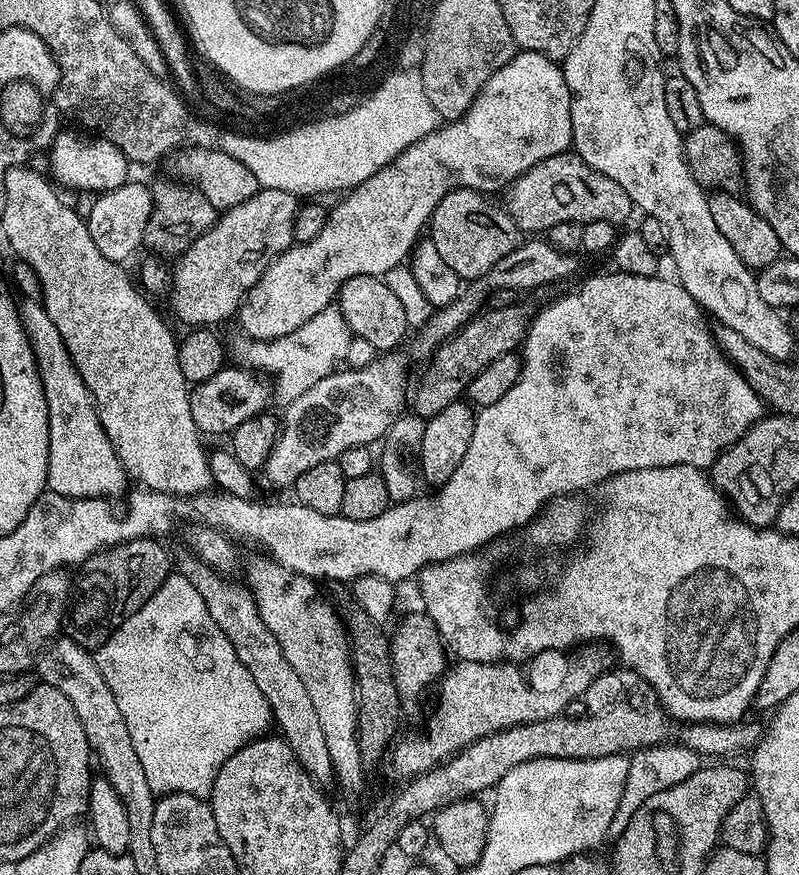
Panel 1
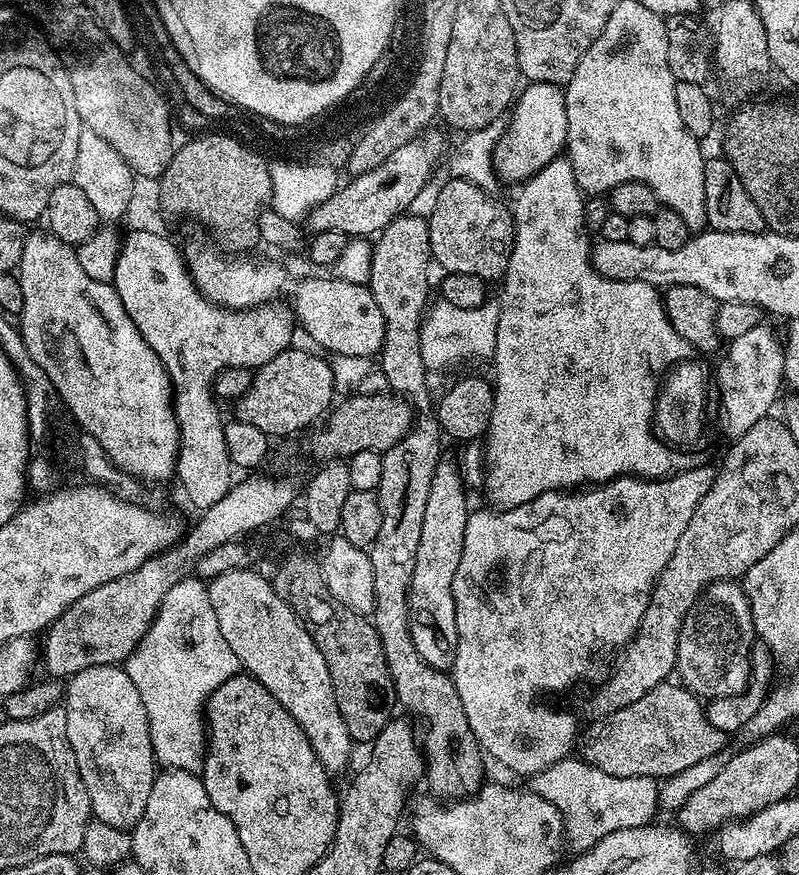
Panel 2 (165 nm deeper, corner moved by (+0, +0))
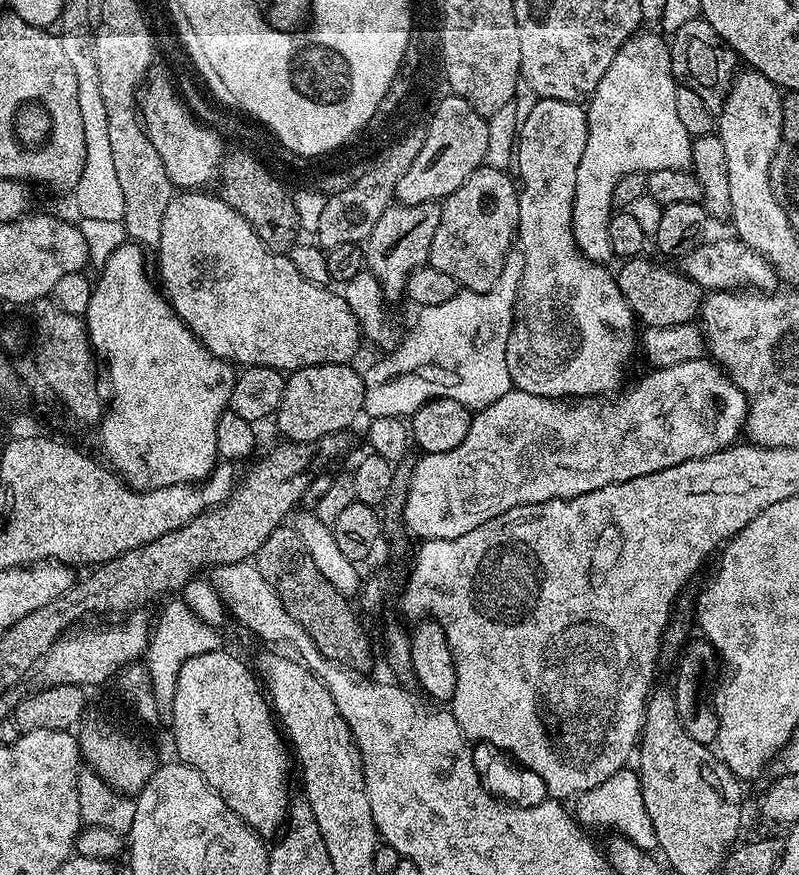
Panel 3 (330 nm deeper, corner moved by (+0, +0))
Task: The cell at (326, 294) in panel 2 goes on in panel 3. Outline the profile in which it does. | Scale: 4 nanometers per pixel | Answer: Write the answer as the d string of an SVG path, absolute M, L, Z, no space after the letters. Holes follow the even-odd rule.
M208 190L177 191L172 197L170 206L166 206L166 214L162 218L162 238L158 245L161 280L159 280L159 283L166 293L168 303L171 304L177 316L183 320L184 325L204 343L206 350L210 350L218 358L227 360L236 366L257 364L267 368L279 368L281 372L291 374L297 368L305 368L306 366L349 363L353 359L351 356L360 348L362 333L359 322L356 321L343 295L331 287L315 284L306 278L302 278L302 274L298 274L298 270L294 270L292 261L287 255L269 250L260 240L260 235L250 226L250 222L246 222L246 218L242 218L242 214L238 214L238 210L234 210L225 200L220 199L219 195L212 193L211 196L210 193L211 191Z

